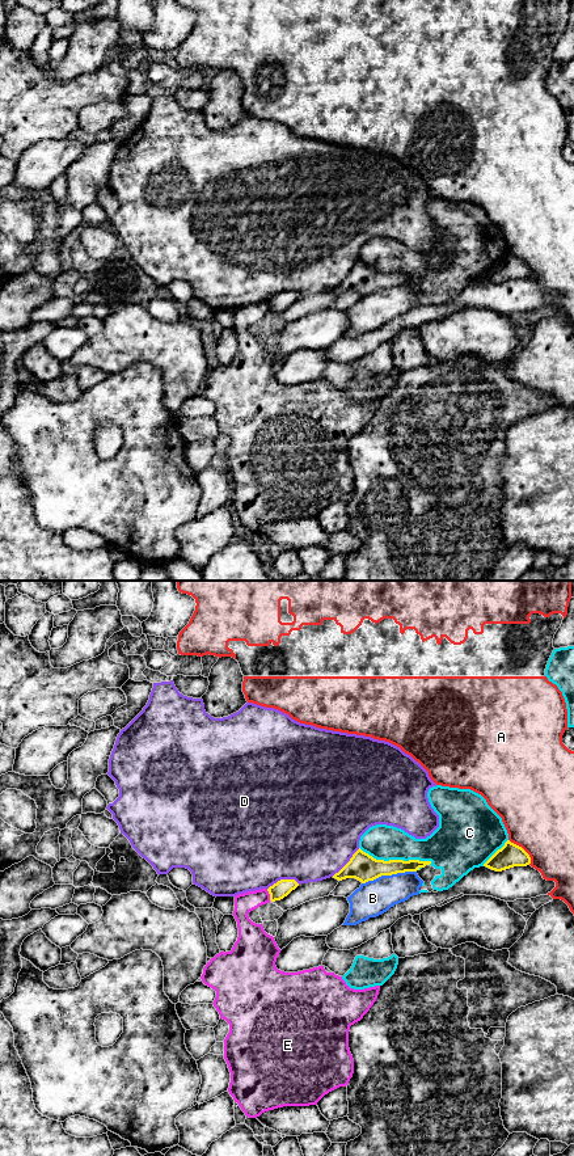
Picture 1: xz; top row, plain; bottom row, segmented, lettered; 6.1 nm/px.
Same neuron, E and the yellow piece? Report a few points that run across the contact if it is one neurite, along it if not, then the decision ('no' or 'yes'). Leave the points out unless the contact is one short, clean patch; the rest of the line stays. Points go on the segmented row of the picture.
line xz (266, 890), (270, 899); no

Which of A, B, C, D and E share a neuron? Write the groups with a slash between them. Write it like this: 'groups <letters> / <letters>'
groups A / B / C / D / E

